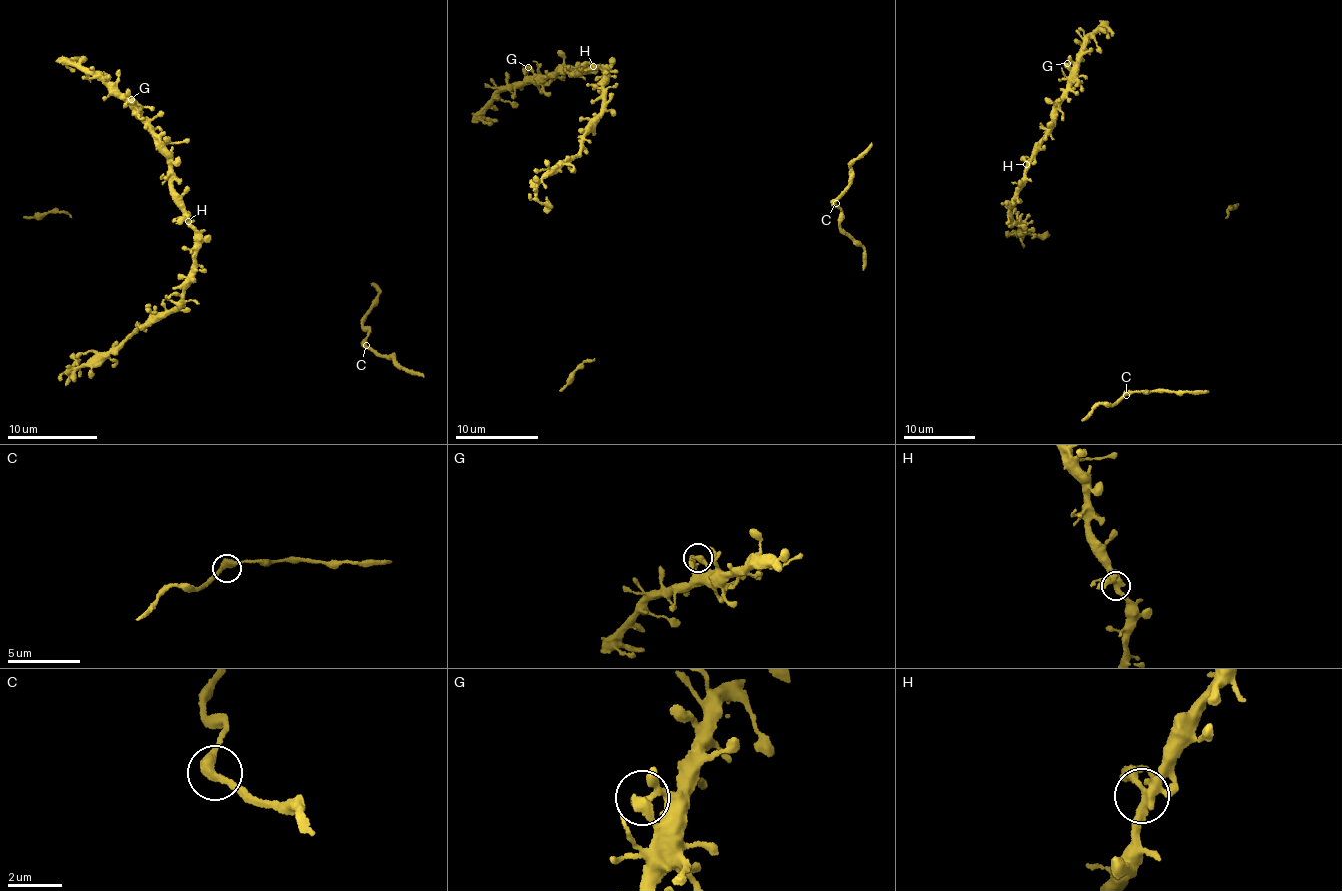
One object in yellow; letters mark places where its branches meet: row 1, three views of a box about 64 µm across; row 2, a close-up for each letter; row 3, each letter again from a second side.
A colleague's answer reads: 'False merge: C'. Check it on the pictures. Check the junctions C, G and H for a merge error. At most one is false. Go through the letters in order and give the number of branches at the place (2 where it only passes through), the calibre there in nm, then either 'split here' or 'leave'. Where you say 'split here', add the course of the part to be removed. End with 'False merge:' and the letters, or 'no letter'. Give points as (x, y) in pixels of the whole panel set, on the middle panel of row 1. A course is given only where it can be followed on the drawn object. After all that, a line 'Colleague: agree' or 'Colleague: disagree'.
C: 2 | 400 nm | leave
G: 4 | 240 nm | leave
H: 4 | 360 nm | leave
False merge: no letter
Colleague: disagree

